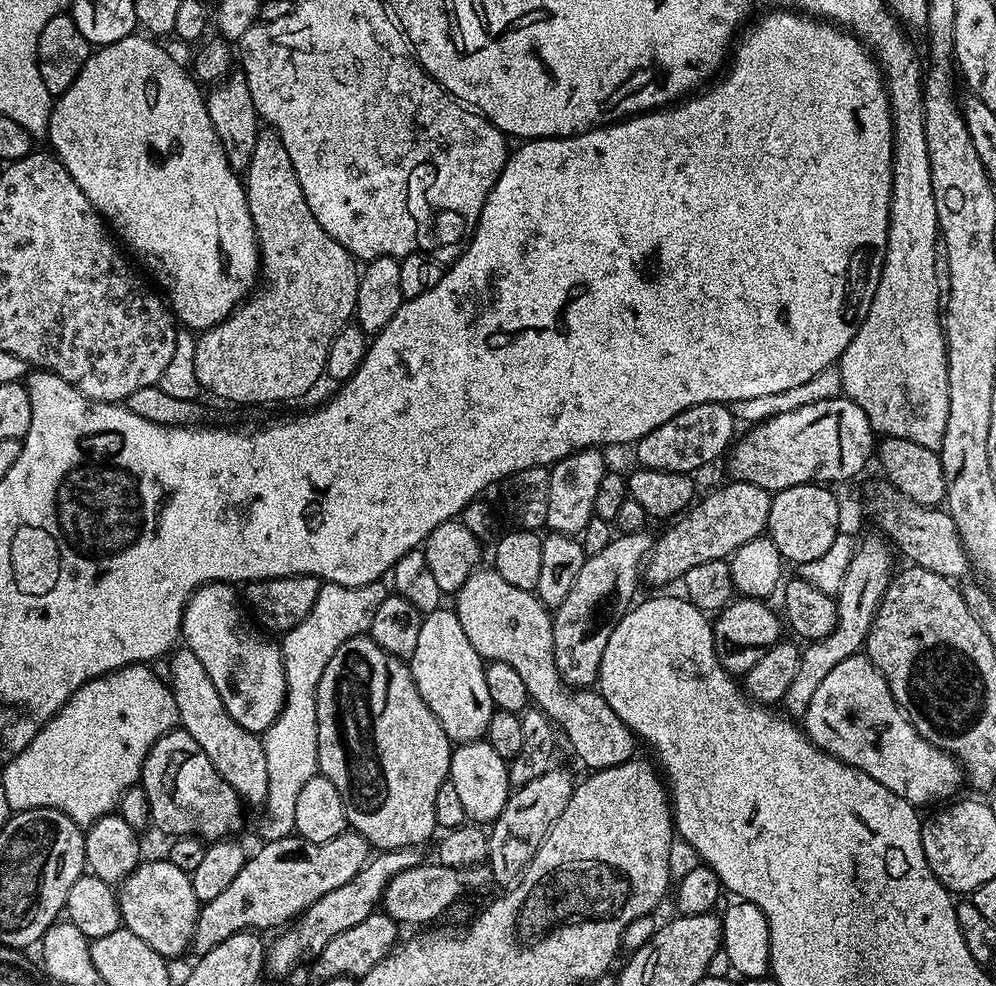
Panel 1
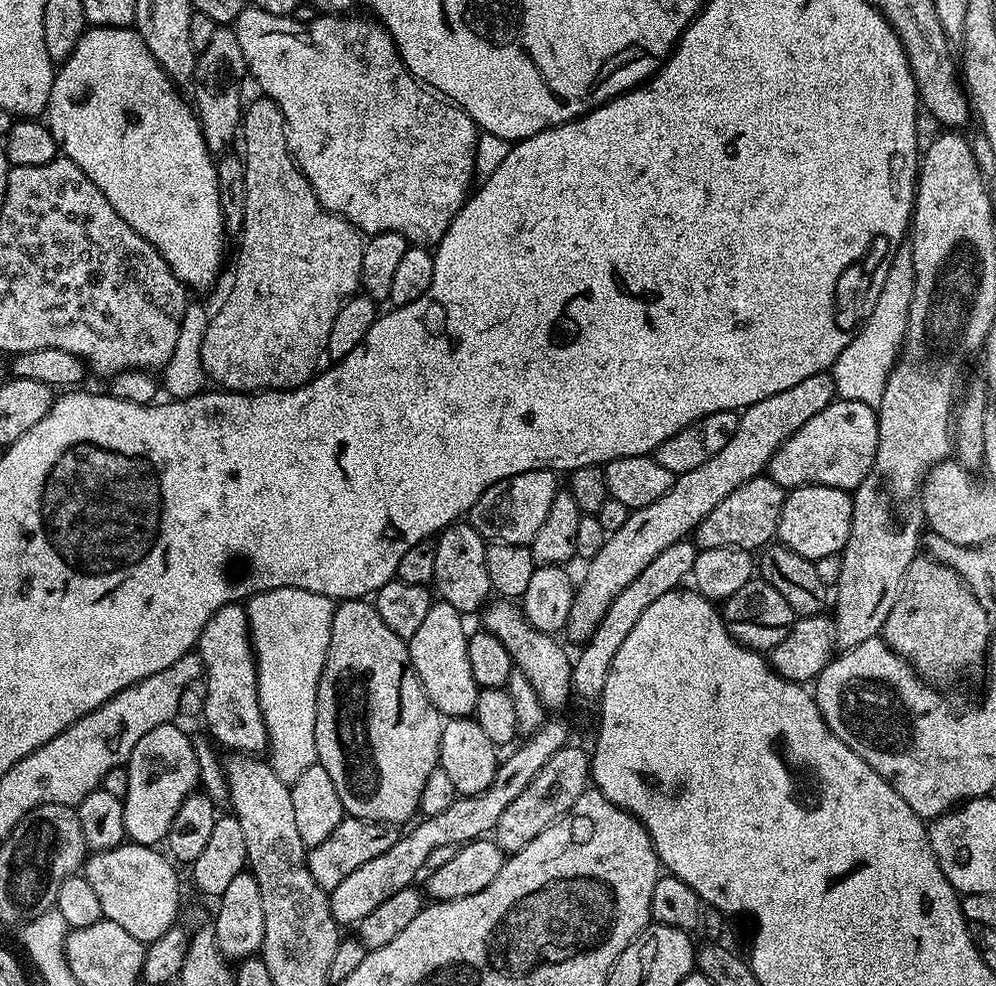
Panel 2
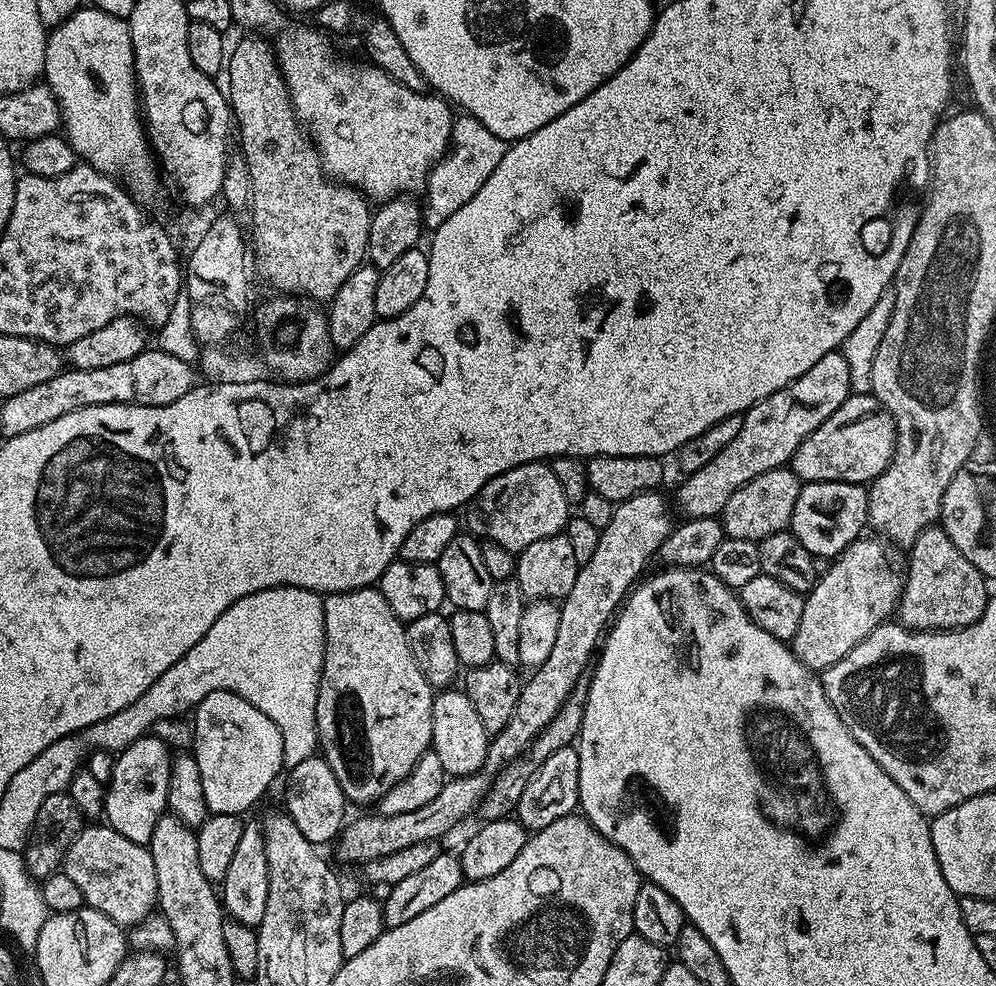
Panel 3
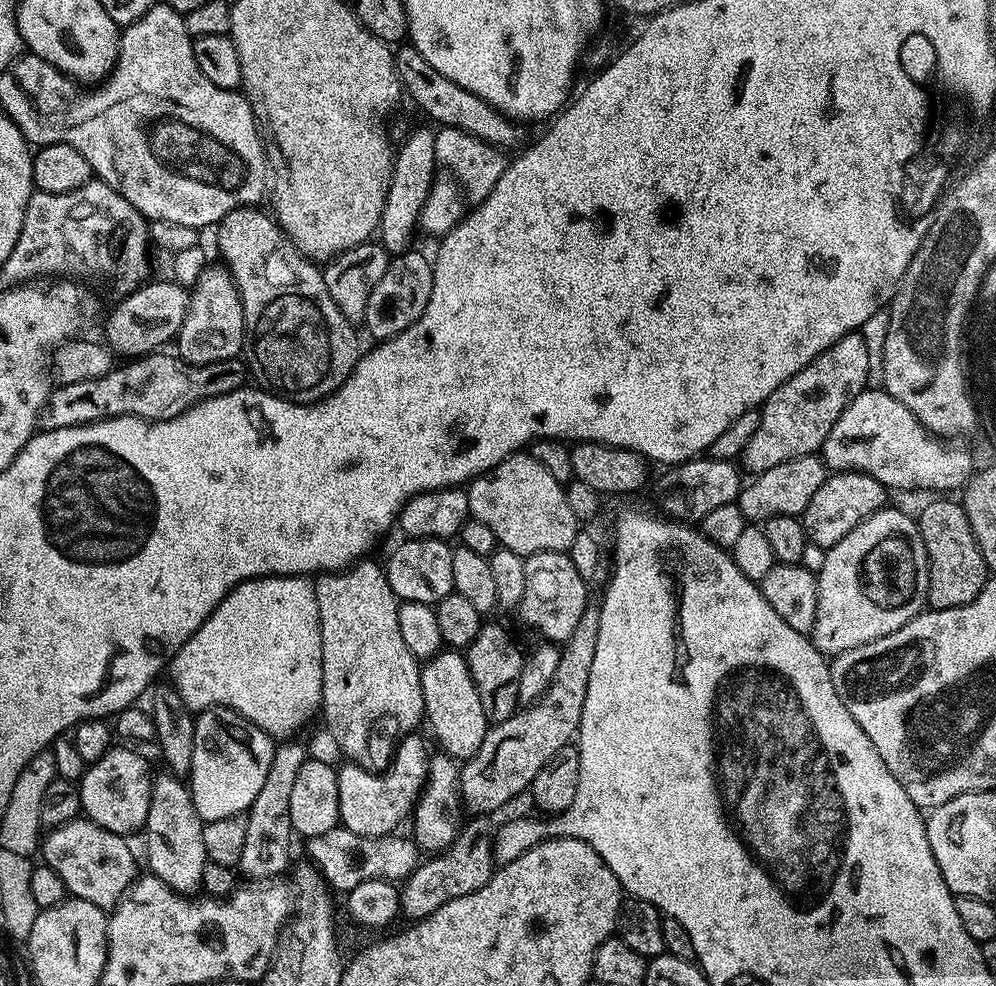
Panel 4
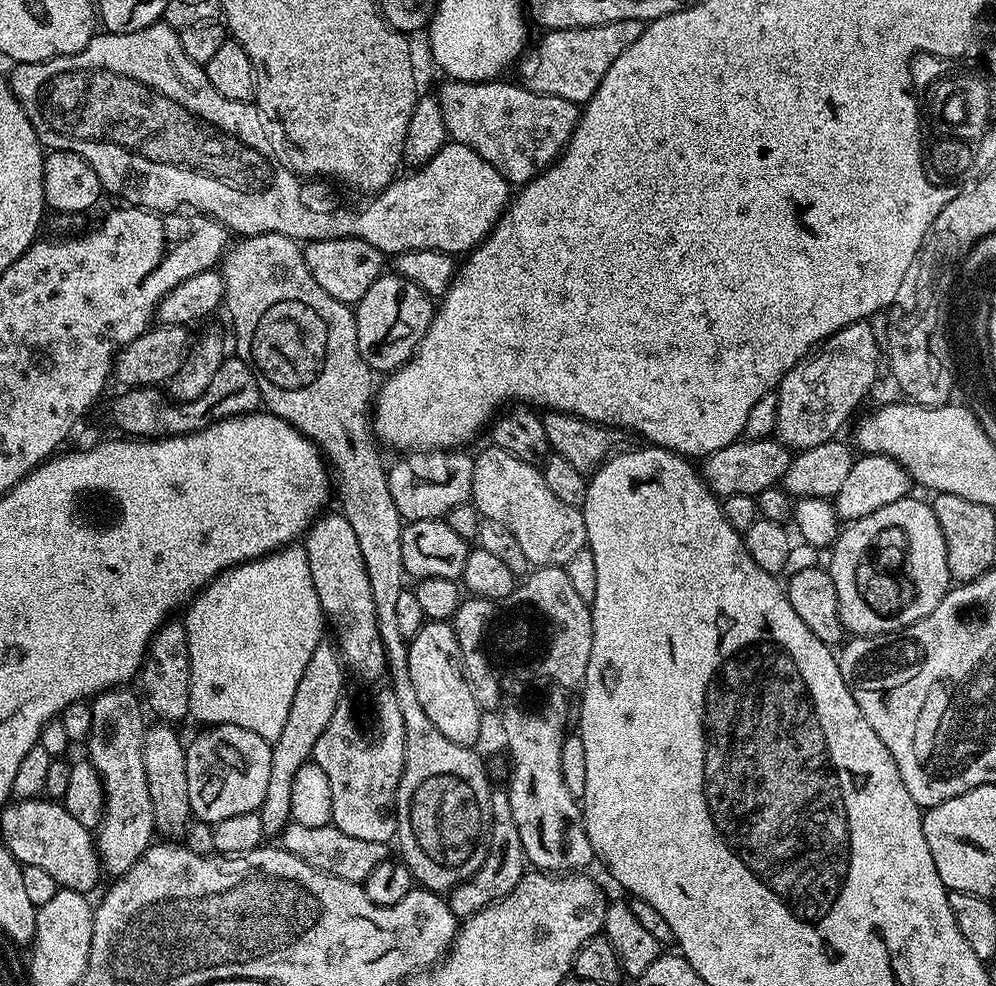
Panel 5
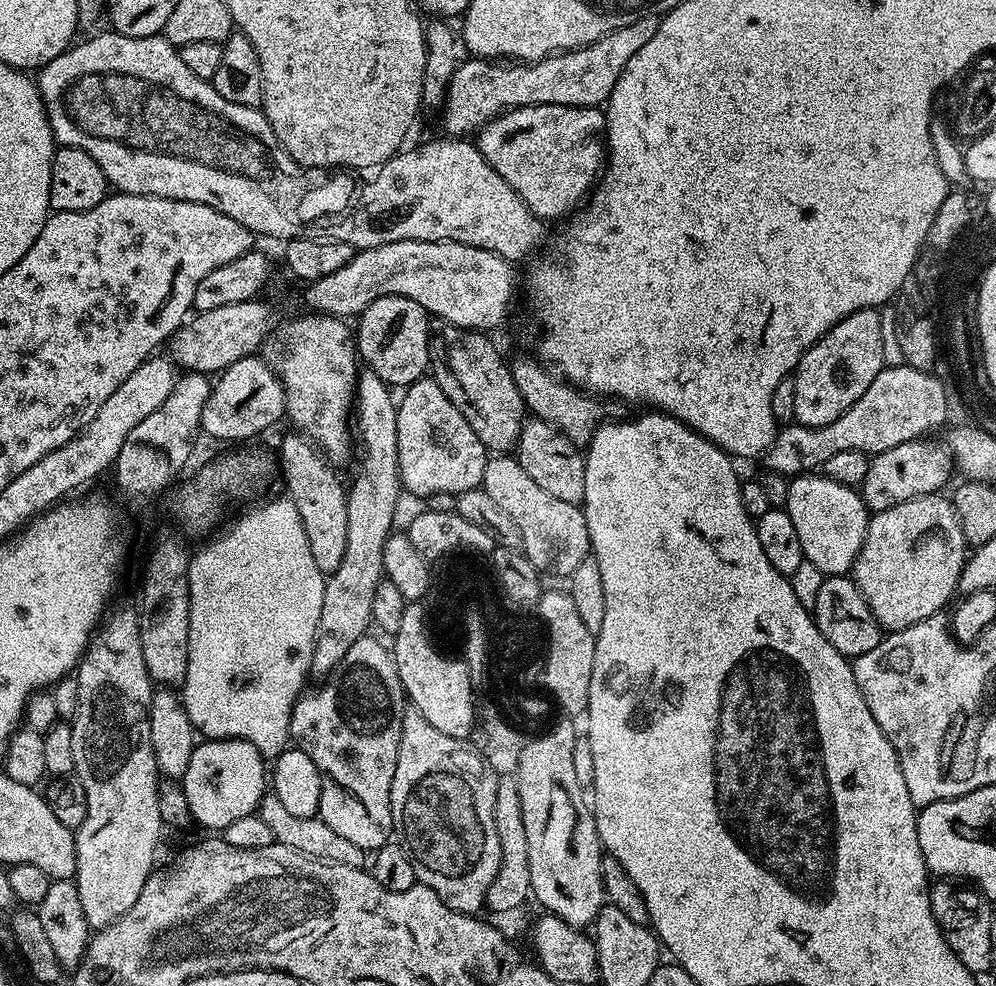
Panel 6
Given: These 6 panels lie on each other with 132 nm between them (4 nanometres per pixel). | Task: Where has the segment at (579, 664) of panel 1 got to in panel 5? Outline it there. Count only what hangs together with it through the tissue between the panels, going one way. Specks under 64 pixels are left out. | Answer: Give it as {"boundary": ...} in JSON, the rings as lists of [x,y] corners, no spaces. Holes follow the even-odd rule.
{"boundary":[[[859,320],[825,340],[811,354],[782,378],[779,388],[775,389],[778,398],[778,422],[775,435],[781,444],[790,450],[803,450],[818,446],[827,440],[835,440],[841,435],[840,427],[852,416],[852,411],[864,400],[864,395],[872,388],[876,380],[876,371],[882,368],[882,344],[876,341],[876,332],[868,320]]]}

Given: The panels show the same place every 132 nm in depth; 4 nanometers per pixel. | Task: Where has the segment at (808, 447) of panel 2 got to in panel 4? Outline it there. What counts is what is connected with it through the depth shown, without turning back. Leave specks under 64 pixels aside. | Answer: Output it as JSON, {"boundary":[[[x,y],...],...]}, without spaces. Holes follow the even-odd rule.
{"boundary":[[[869,387],[867,390],[858,393],[849,400],[847,406],[844,407],[844,412],[838,418],[838,422],[834,422],[834,426],[830,430],[830,434],[826,434],[826,442],[822,449],[822,459],[832,472],[861,472],[862,474],[870,474],[870,478],[874,478],[878,482],[882,482],[885,488],[895,490],[901,488],[904,492],[912,492],[917,488],[920,492],[932,492],[928,494],[948,494],[951,488],[957,490],[963,489],[967,485],[970,477],[973,475],[974,467],[972,468],[972,456],[968,452],[963,452],[960,448],[951,448],[951,443],[945,442],[941,437],[931,433],[923,424],[916,418],[915,412],[906,410],[906,406],[902,406],[902,402],[898,402],[890,395],[889,392],[881,390],[879,387]]]}

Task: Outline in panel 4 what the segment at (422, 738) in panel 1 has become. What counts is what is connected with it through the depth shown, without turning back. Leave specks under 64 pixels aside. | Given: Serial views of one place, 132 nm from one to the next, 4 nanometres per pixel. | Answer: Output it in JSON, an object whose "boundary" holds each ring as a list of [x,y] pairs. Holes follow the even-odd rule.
{"boundary":[[[364,558],[359,562],[343,569],[333,572],[326,572],[317,575],[314,580],[316,590],[316,601],[318,602],[318,618],[320,619],[320,633],[322,634],[322,690],[320,691],[320,702],[322,713],[324,712],[324,724],[328,727],[328,732],[332,735],[332,740],[338,747],[344,748],[344,752],[351,763],[360,768],[365,768],[367,772],[383,772],[392,762],[392,757],[396,751],[397,743],[402,734],[411,733],[425,719],[424,699],[422,698],[422,686],[420,685],[421,661],[416,659],[414,654],[410,654],[410,649],[406,646],[402,634],[398,630],[398,610],[401,601],[397,600],[394,590],[390,590],[387,571],[380,568],[374,561]]]}

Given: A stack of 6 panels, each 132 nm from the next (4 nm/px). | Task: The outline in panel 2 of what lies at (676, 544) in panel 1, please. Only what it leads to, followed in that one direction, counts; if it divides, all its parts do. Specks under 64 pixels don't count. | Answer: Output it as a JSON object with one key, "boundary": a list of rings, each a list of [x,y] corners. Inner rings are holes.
{"boundary":[[[761,474],[753,480],[747,480],[730,498],[722,498],[695,530],[694,543],[697,549],[717,548],[746,548],[760,550],[773,543],[778,522],[784,505],[785,489],[779,488],[767,475]]]}

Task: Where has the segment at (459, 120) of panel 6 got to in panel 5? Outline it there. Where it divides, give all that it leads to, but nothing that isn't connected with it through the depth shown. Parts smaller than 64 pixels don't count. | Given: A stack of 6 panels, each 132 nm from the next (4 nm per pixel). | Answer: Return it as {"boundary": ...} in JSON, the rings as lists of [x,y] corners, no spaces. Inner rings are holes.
{"boundary":[[[622,18],[618,22],[606,22],[589,28],[553,28],[545,31],[536,53],[533,56],[525,54],[519,59],[519,83],[532,92],[566,98],[583,106],[594,90],[598,90],[602,78],[606,78],[606,70],[610,70],[614,61],[624,51],[630,50],[638,38],[642,38],[645,27],[643,20]]]}

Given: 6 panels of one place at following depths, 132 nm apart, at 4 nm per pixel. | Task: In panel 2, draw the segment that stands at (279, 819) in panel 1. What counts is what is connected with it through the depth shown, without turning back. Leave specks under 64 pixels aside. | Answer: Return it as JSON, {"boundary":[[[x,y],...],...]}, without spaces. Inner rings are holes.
{"boundary":[[[275,588],[248,597],[246,611],[252,650],[256,653],[256,689],[270,737],[266,763],[274,770],[274,774],[278,774],[278,778],[282,778],[284,784],[290,786],[305,770],[310,770],[312,764],[317,763],[314,738],[316,695],[330,646],[330,626],[334,622],[336,604],[329,596],[314,594],[310,590]]]}

